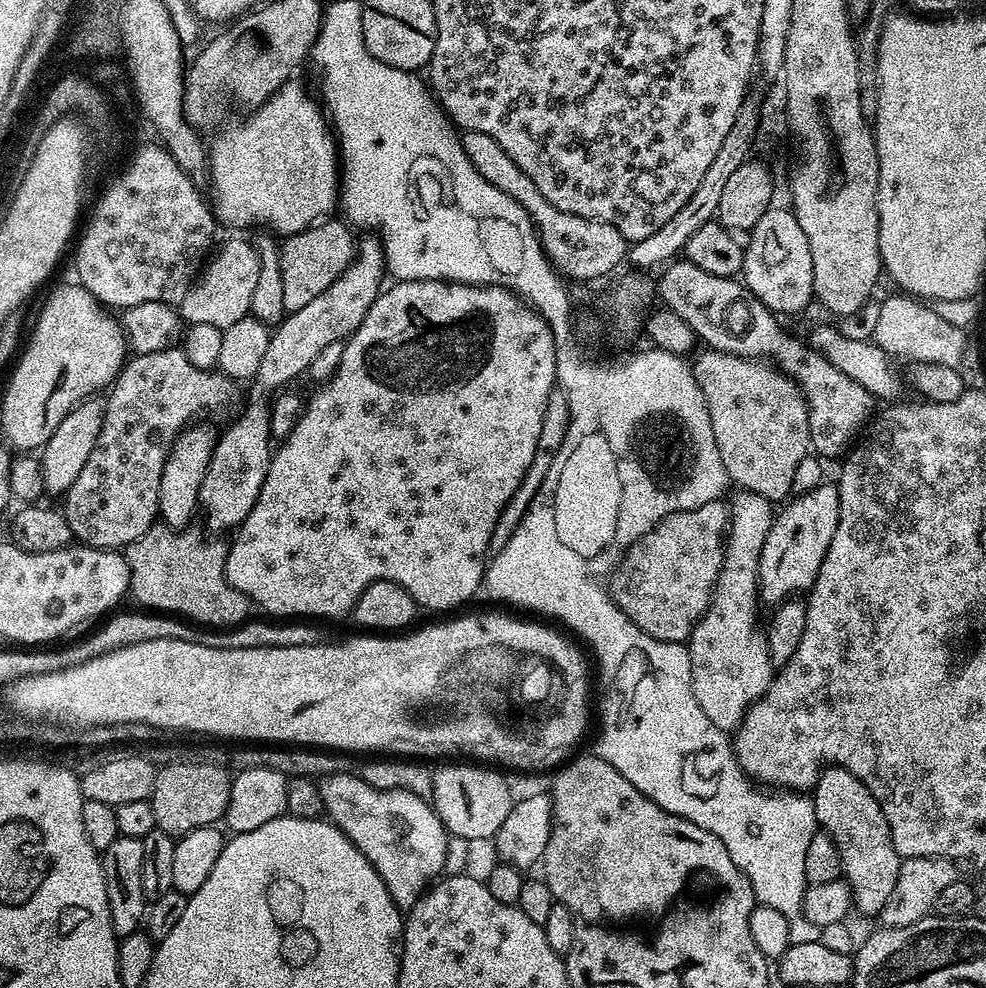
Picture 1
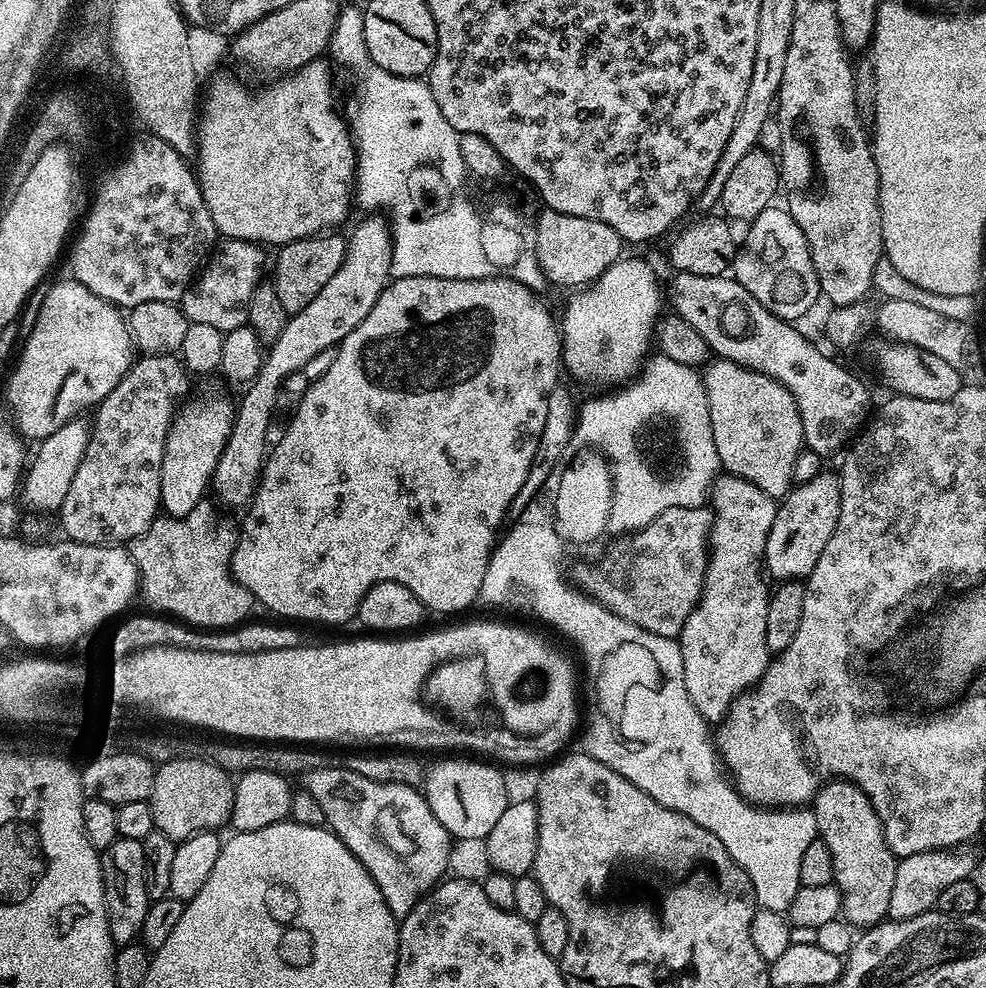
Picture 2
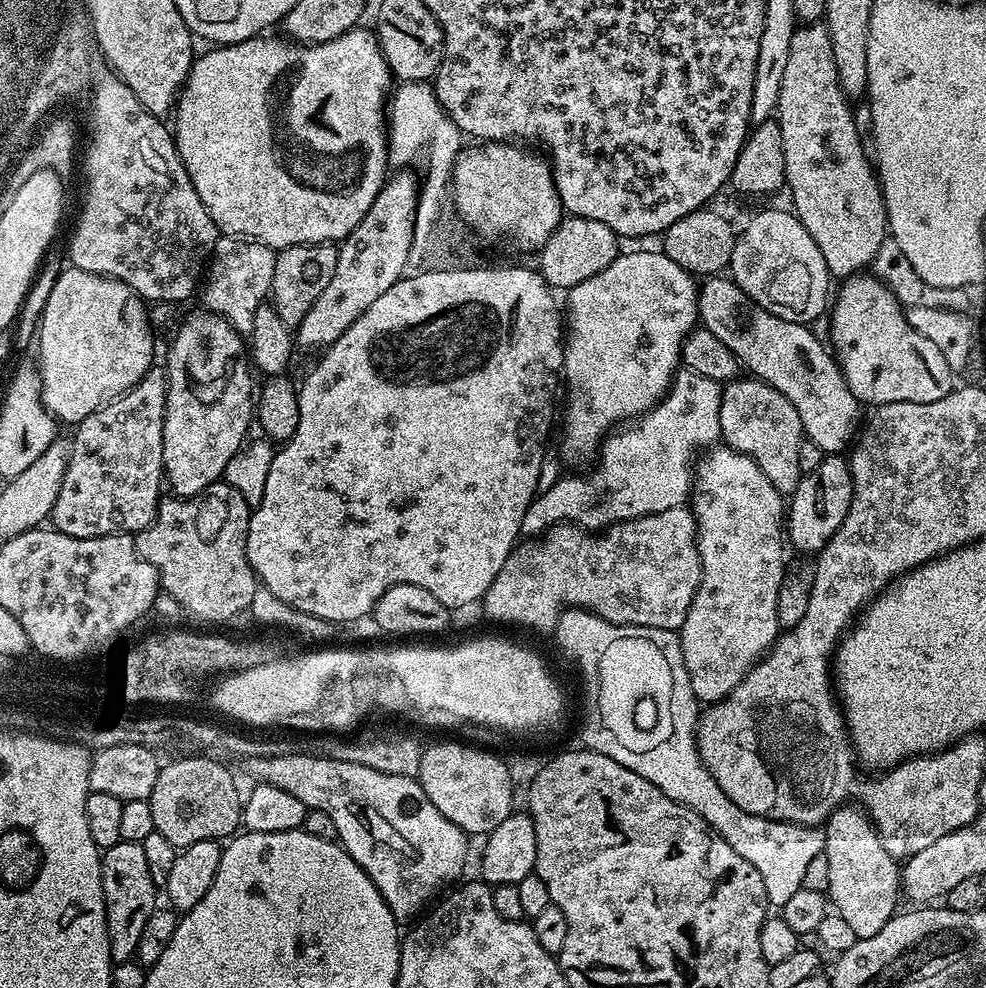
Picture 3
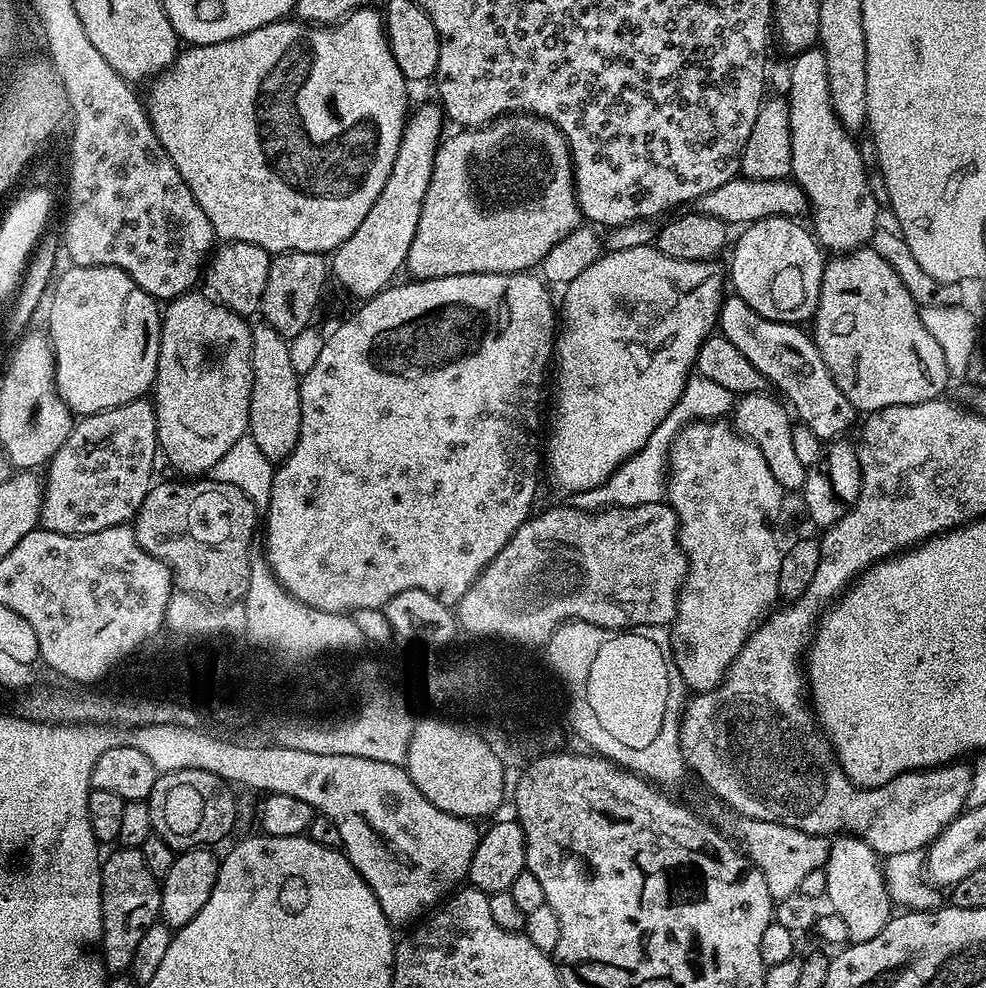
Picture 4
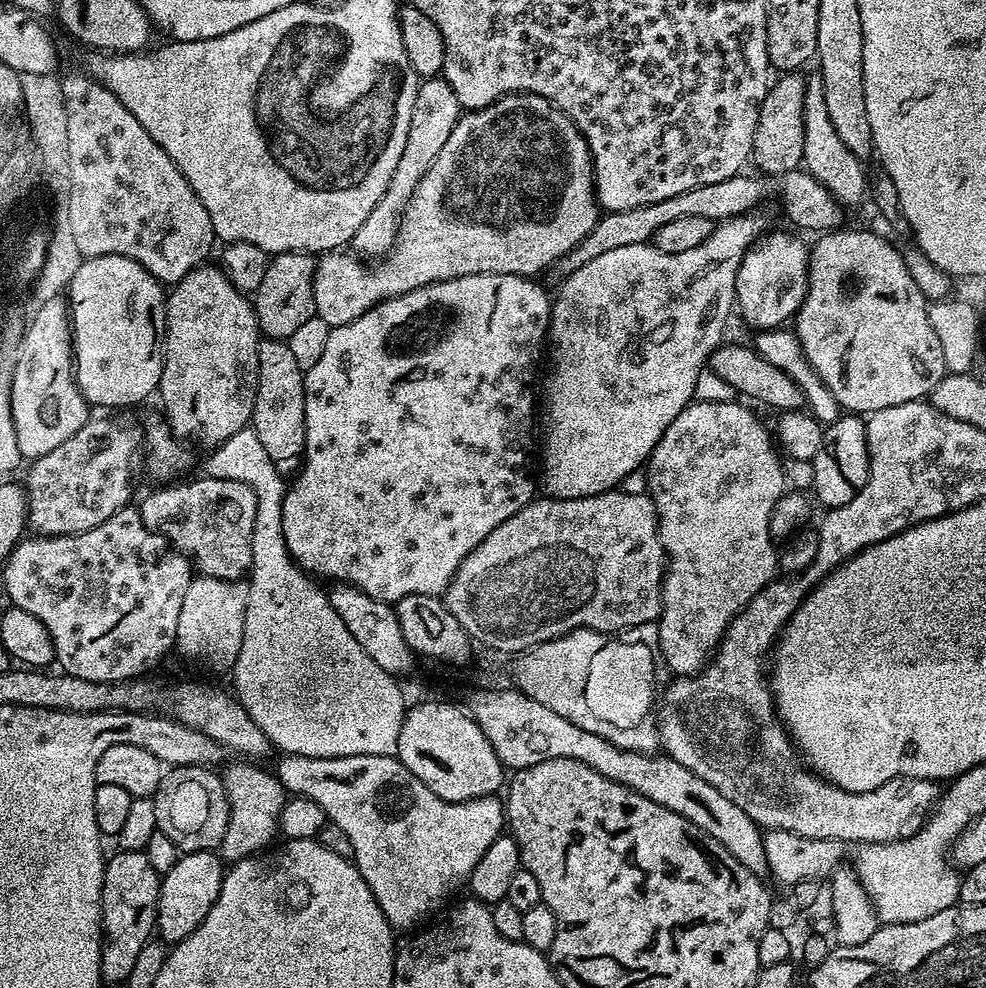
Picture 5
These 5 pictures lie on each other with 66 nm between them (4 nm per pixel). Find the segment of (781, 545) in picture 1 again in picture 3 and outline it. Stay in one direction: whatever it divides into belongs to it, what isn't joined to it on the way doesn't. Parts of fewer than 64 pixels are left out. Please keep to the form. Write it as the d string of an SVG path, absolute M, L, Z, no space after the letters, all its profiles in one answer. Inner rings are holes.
M828 454L825 455L824 461L818 466L818 470L816 472L806 472L803 473L800 477L800 481L798 482L798 486L792 493L790 493L790 503L786 508L786 540L793 544L794 547L800 551L800 554L808 554L804 552L812 552L811 554L819 553L820 549L824 547L825 544L828 543L830 537L836 533L838 529L842 526L842 522L846 518L846 514L848 513L848 507L850 506L850 502L852 501L852 469L850 467L849 461L845 459L843 455L840 454Z

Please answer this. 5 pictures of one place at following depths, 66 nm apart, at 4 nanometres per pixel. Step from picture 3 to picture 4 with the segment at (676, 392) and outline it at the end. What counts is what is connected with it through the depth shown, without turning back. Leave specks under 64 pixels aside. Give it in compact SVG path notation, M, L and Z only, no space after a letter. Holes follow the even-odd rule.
M698 374L689 376L682 390L682 398L662 418L662 422L650 434L646 446L642 446L633 456L617 468L616 473L609 478L612 481L612 500L620 500L618 508L642 506L643 504L658 504L666 496L666 477L668 474L668 451L672 449L672 439L683 430L687 424L698 420L711 420L731 413L734 407L734 393L718 386L718 382L710 382L710 378L702 378Z

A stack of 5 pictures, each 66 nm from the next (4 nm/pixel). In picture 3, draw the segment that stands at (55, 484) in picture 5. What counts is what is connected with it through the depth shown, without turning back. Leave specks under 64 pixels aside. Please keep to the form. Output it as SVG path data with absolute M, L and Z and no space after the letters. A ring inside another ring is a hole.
M153 366L126 394L111 400L75 429L62 490L50 524L70 538L139 534L152 525L162 499L162 434L168 393L165 373Z

